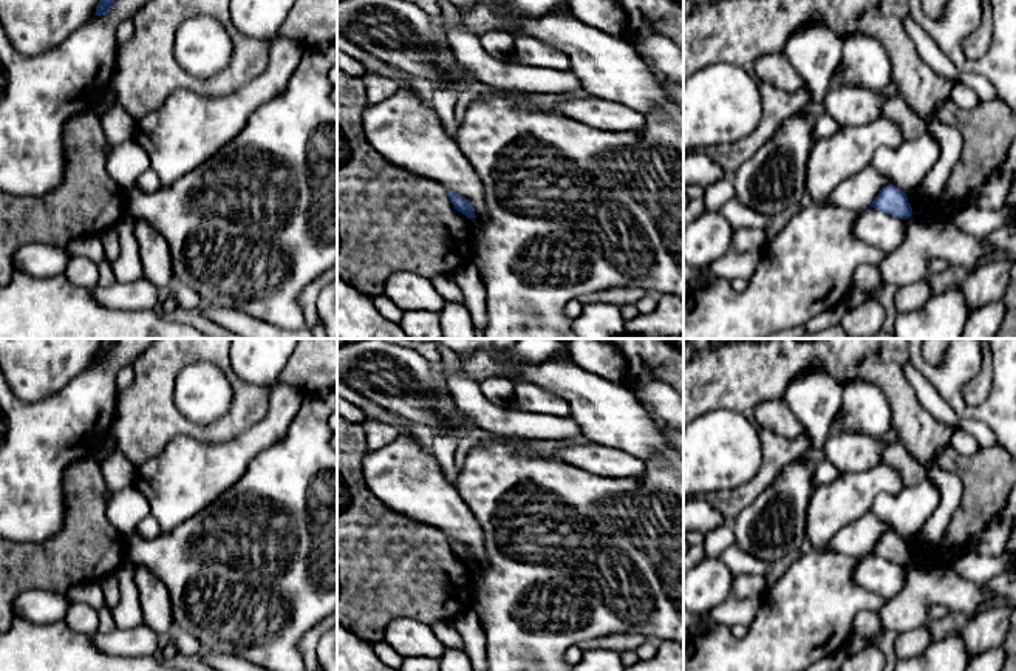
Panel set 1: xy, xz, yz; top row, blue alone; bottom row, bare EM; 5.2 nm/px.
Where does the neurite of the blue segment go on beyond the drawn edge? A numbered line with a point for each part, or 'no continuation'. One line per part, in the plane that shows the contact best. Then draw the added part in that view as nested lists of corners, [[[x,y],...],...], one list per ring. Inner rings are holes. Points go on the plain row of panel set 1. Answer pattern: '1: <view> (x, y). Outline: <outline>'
no continuation

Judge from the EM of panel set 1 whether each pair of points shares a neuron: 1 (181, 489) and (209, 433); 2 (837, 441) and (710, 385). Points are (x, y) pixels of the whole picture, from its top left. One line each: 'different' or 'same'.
1: different
2: different

